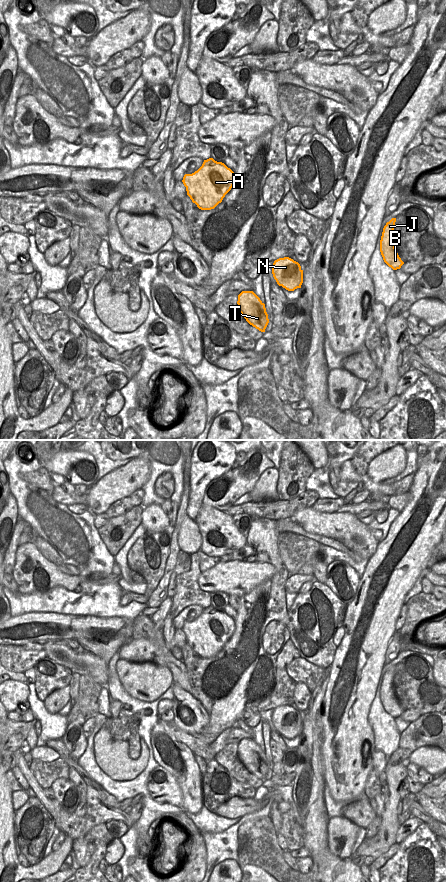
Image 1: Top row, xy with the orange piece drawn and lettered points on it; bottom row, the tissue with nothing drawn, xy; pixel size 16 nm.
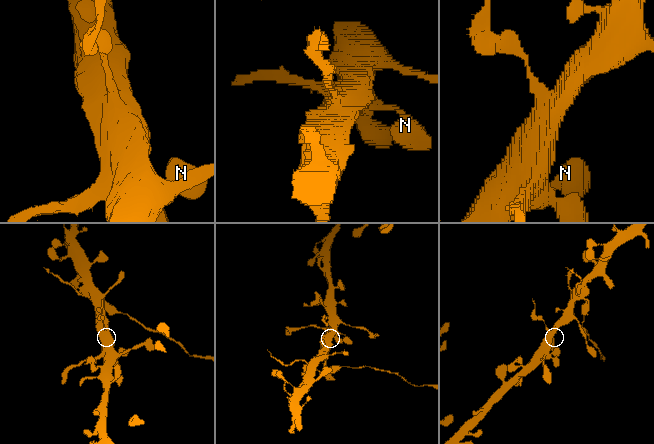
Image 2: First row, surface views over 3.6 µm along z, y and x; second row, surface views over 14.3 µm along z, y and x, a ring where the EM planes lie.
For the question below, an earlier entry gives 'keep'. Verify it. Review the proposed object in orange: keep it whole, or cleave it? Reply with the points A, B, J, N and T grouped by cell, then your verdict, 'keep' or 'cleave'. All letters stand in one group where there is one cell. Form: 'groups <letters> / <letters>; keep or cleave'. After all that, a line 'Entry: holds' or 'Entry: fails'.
groups A B J N T; keep
Entry: holds

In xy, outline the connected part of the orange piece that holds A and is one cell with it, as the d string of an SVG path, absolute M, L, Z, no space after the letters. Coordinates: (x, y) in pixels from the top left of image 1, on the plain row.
M213 606L204 608L202 614L182 628L187 643L201 658L214 657L222 650L235 631L235 622L224 611Z

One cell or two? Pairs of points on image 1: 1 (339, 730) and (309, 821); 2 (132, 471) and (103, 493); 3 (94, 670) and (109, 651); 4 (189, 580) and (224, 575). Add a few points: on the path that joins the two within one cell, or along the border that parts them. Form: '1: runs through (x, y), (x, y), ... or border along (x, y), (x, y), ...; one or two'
1: border along (320, 753), (323, 779), (326, 785); two
2: runs through (125, 478), (110, 488); one
3: border along (100, 657), (107, 666); two
4: border along (200, 573), (198, 586), (209, 593); two

